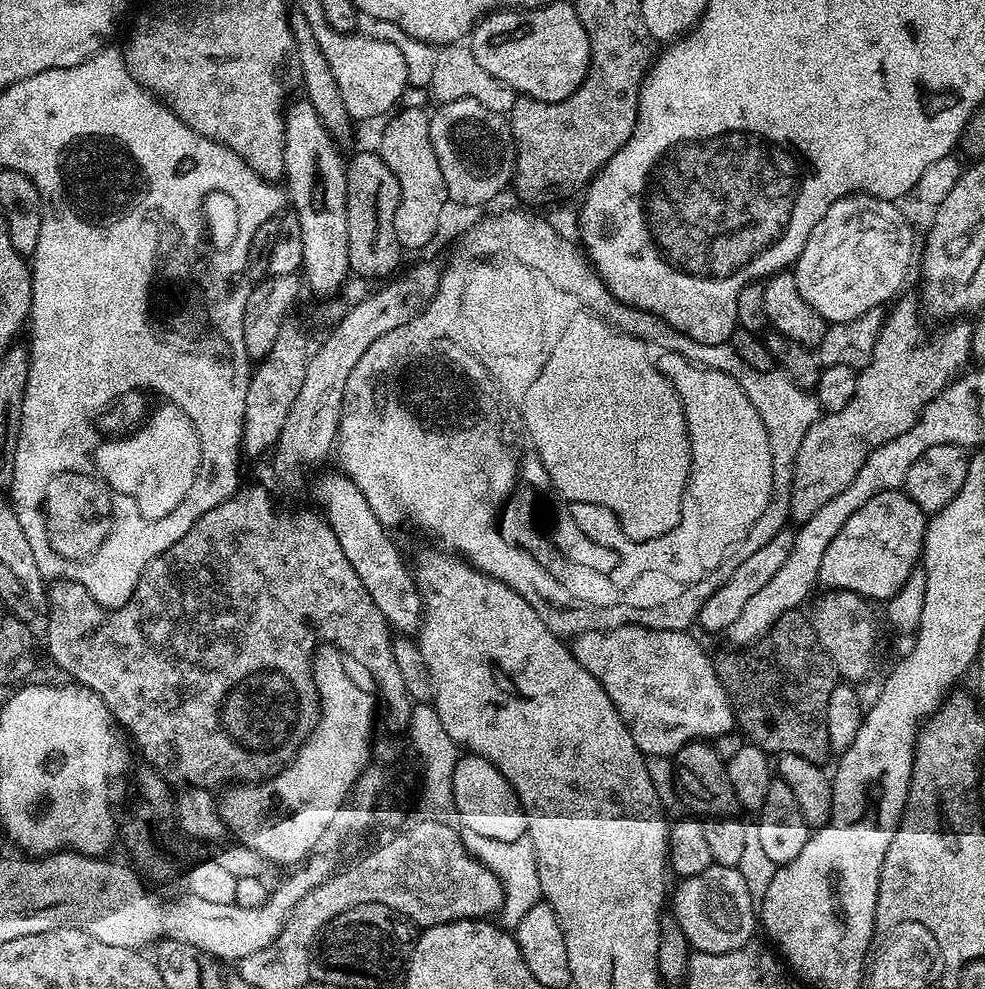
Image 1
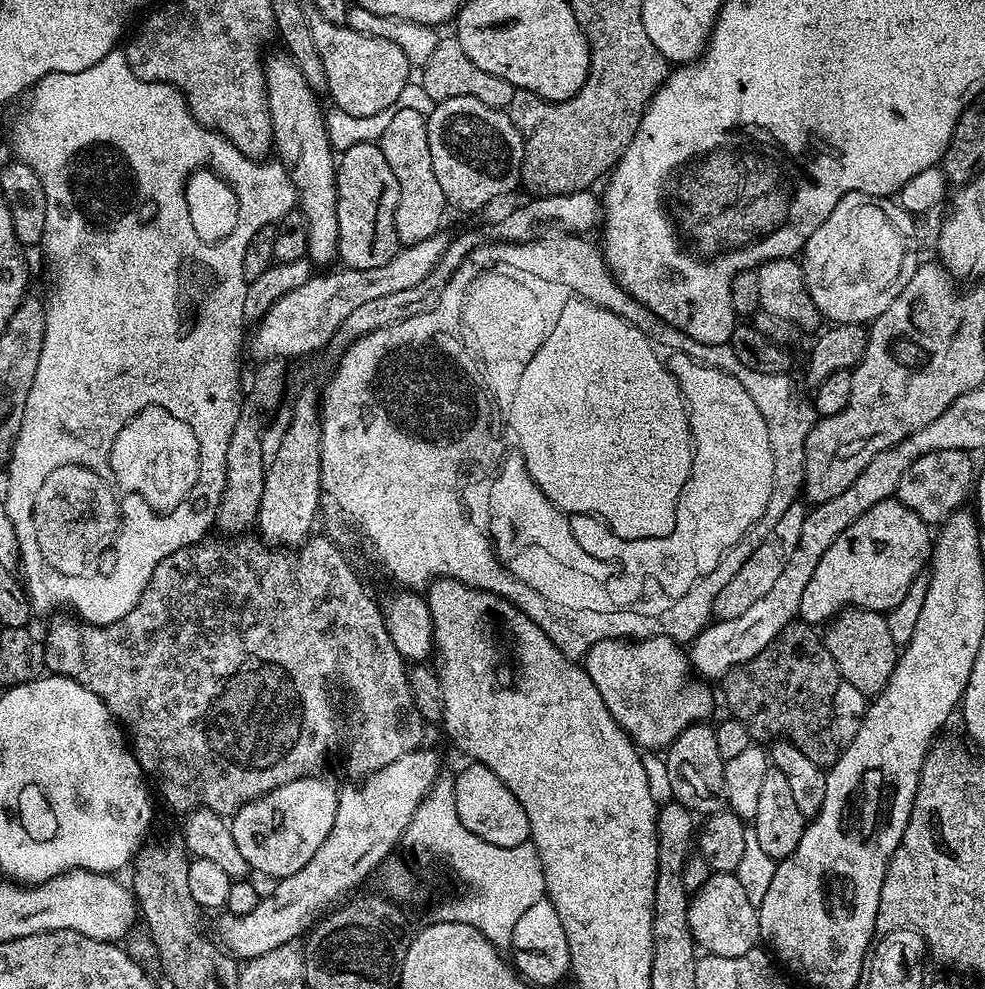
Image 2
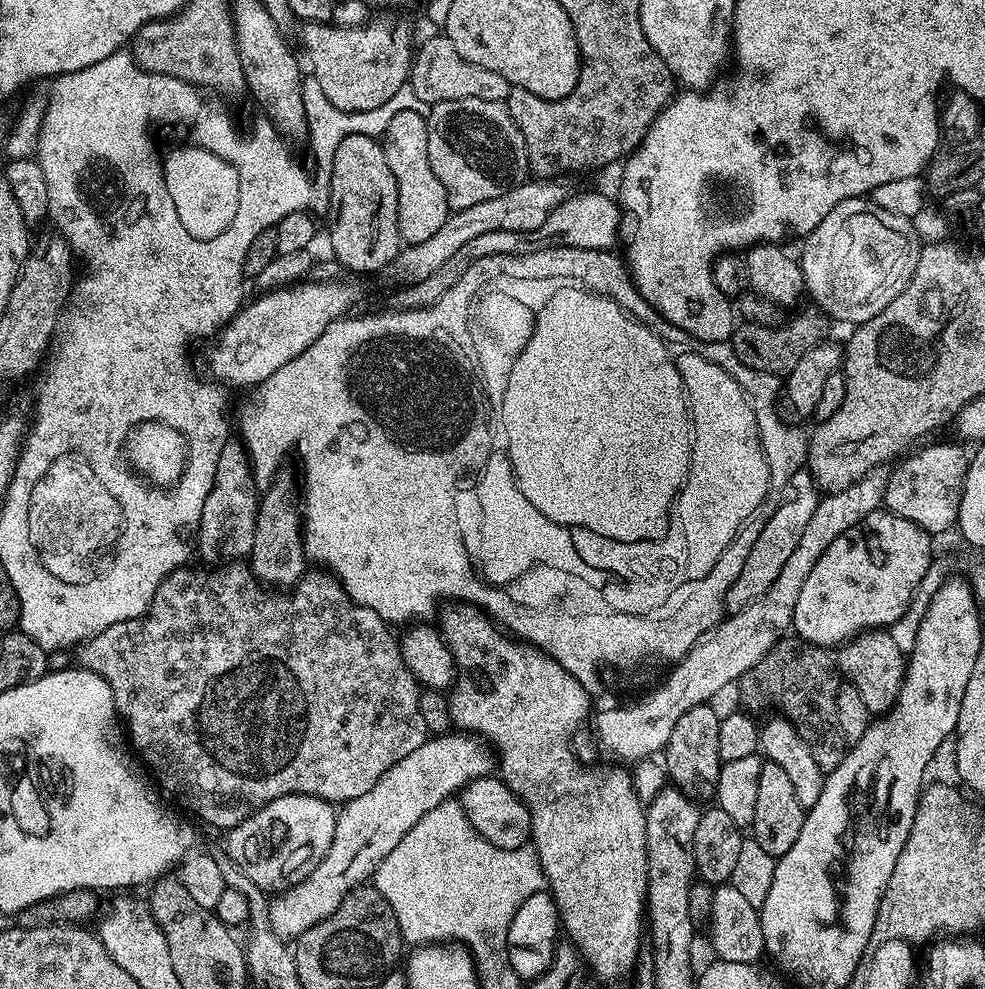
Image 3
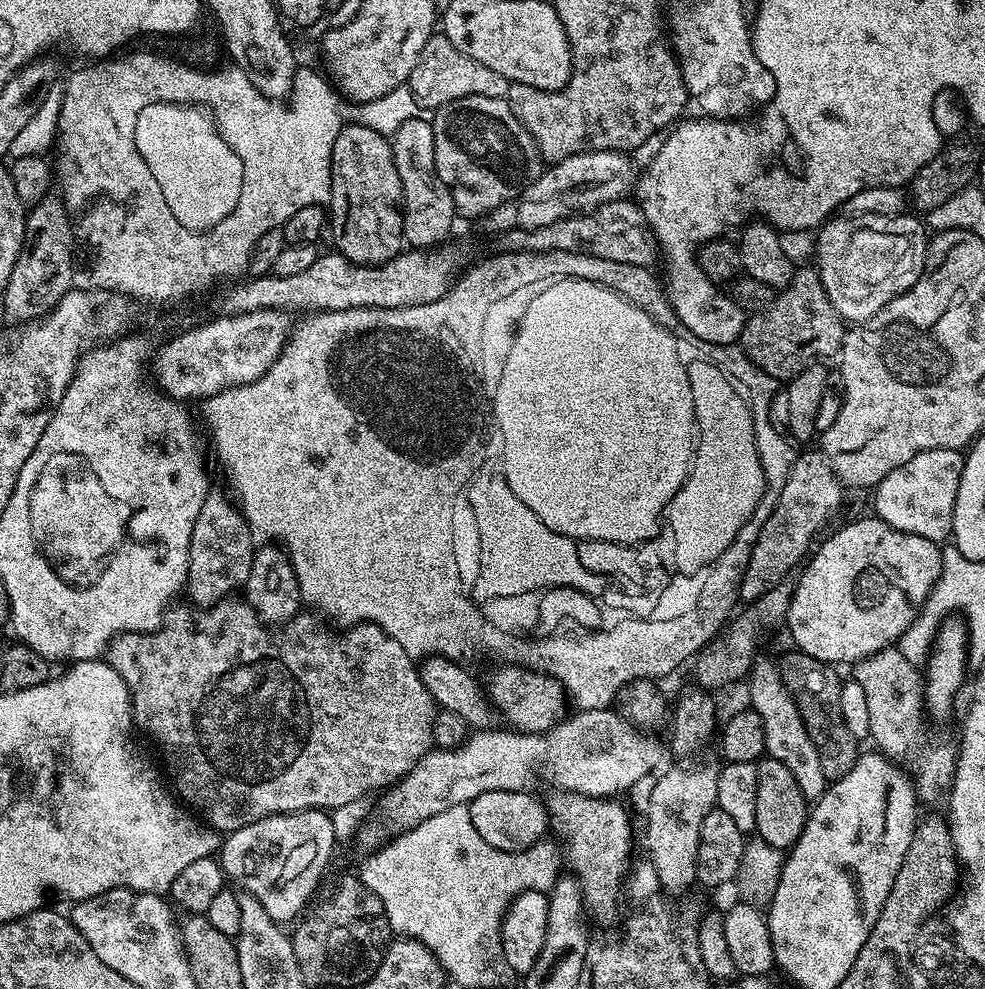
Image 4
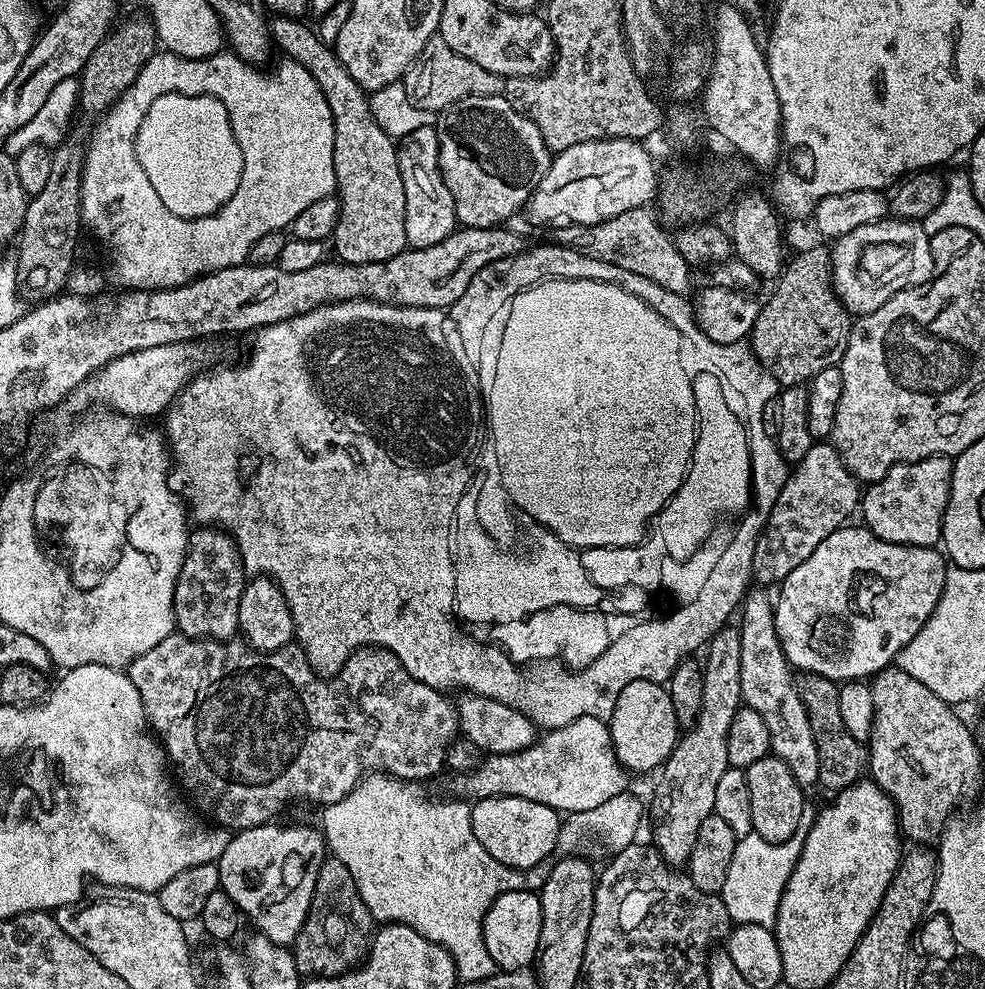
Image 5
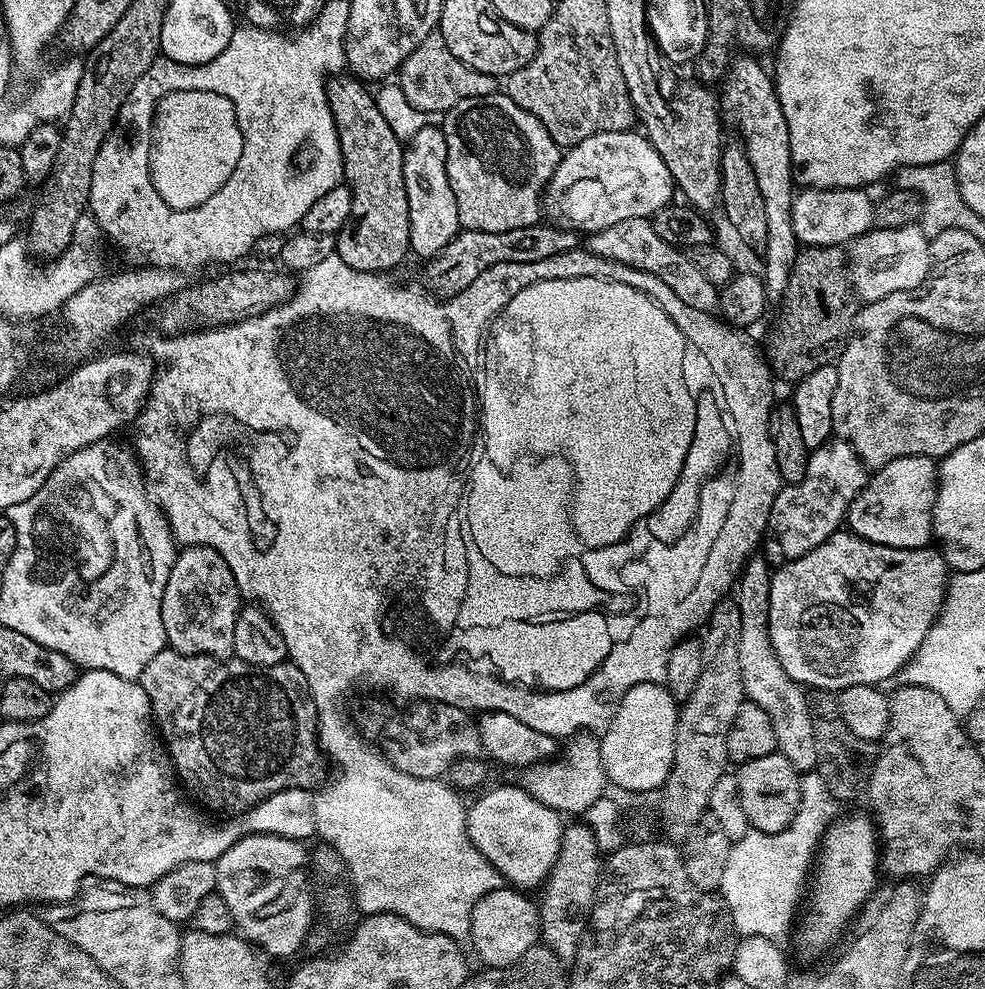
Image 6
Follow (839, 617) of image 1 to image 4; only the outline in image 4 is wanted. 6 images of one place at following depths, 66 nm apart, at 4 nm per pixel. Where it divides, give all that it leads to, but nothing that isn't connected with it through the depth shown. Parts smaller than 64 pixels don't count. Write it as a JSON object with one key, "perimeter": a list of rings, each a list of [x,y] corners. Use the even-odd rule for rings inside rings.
{"perimeter":[[[893,646],[868,656],[865,660],[859,660],[854,665],[854,679],[858,686],[862,686],[868,712],[870,714],[870,730],[868,735],[871,743],[881,754],[888,757],[893,764],[899,766],[910,777],[917,797],[928,804],[943,797],[951,789],[952,775],[956,773],[956,760],[958,757],[958,744],[944,732],[931,732],[928,724],[924,721],[926,709],[924,707],[924,683],[922,672],[917,665],[906,662],[906,658],[900,652],[899,647]]]}

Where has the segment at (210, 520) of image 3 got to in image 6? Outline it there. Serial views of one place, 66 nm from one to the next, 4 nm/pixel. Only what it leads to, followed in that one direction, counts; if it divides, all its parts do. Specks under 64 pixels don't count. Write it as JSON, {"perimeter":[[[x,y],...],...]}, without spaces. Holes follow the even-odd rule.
{"perimeter":[[[206,546],[185,547],[177,555],[170,578],[166,578],[166,590],[162,590],[162,626],[166,630],[167,647],[184,656],[231,657],[234,622],[238,622],[241,607],[242,597],[230,566],[226,566],[226,558]]]}

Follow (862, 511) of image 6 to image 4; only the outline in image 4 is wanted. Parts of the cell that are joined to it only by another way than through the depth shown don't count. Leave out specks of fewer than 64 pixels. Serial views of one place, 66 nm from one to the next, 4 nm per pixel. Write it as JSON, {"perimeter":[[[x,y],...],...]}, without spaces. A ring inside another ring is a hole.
{"perimeter":[[[959,448],[954,450],[922,450],[910,458],[898,470],[890,470],[886,478],[874,489],[876,497],[872,500],[871,511],[886,526],[894,526],[894,530],[902,530],[906,534],[918,534],[918,538],[930,538],[944,542],[951,537],[954,522],[954,498],[958,498],[958,482],[962,482],[965,453]]]}

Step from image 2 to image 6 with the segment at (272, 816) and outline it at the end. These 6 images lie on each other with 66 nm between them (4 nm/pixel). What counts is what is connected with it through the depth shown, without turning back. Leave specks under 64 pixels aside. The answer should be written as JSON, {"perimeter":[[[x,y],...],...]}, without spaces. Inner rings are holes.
{"perimeter":[[[270,834],[244,836],[214,863],[216,891],[222,898],[226,898],[226,906],[230,906],[232,923],[243,939],[255,945],[261,953],[285,952],[286,955],[292,956],[300,947],[302,949],[305,947],[314,923],[314,915],[312,916],[314,888],[310,883],[310,852],[301,841]]]}

